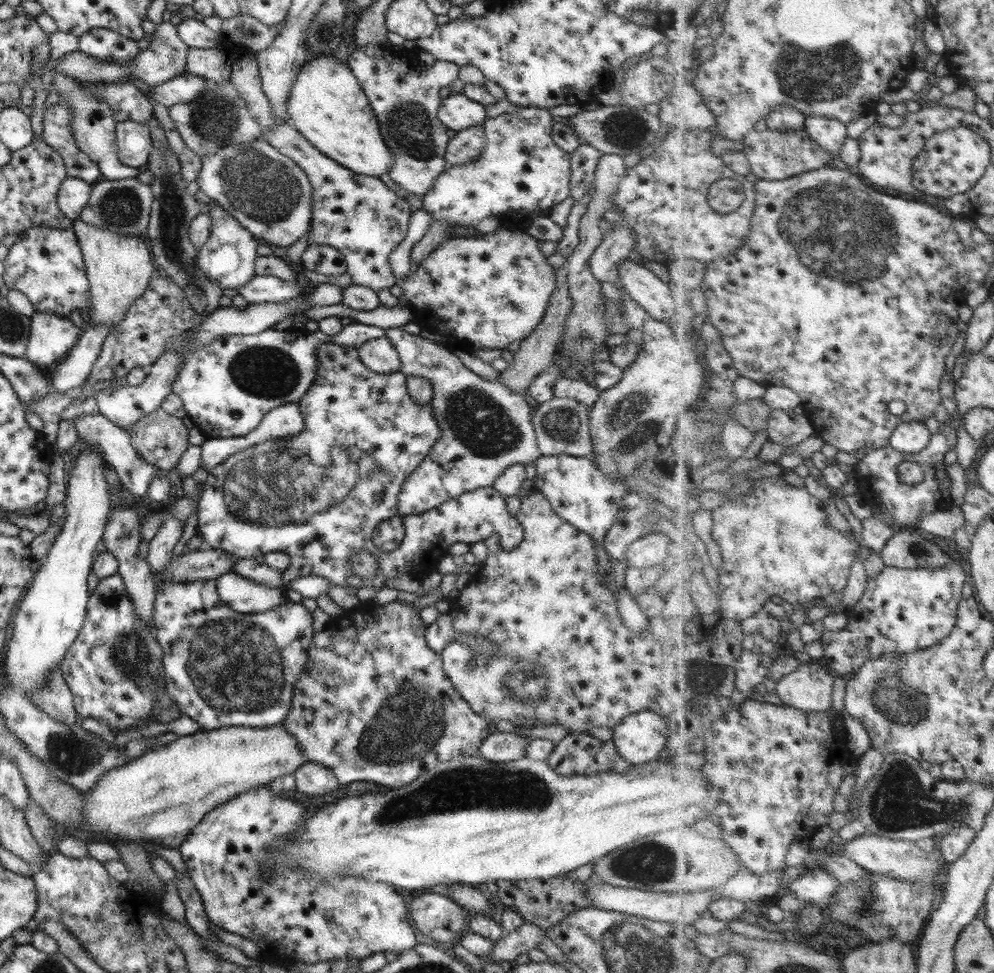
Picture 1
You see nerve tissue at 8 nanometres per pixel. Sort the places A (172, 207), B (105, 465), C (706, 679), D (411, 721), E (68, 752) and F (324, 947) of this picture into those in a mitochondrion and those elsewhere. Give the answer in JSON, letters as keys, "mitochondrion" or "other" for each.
{"A":"mitochondrion","B":"other","C":"mitochondrion","D":"mitochondrion","E":"mitochondrion","F":"other"}

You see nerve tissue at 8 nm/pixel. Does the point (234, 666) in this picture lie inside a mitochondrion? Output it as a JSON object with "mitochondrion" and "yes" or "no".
{"mitochondrion":"yes"}

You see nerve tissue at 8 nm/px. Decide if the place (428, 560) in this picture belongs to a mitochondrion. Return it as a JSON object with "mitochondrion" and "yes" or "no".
{"mitochondrion":"no"}

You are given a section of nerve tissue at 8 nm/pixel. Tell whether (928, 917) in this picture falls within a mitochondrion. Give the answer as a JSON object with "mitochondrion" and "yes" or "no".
{"mitochondrion":"no"}

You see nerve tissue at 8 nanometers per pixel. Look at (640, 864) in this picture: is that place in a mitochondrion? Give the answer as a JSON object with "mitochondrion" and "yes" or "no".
{"mitochondrion":"yes"}

